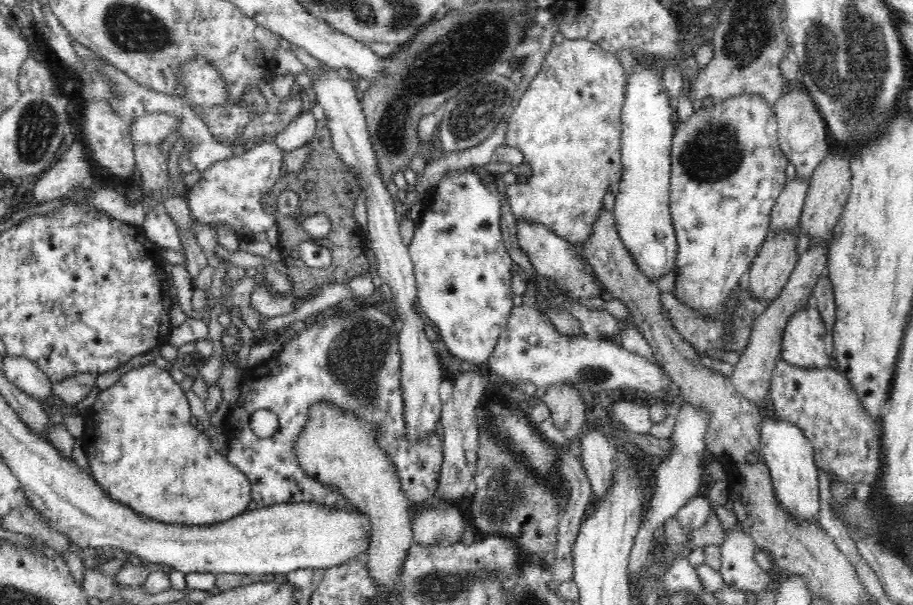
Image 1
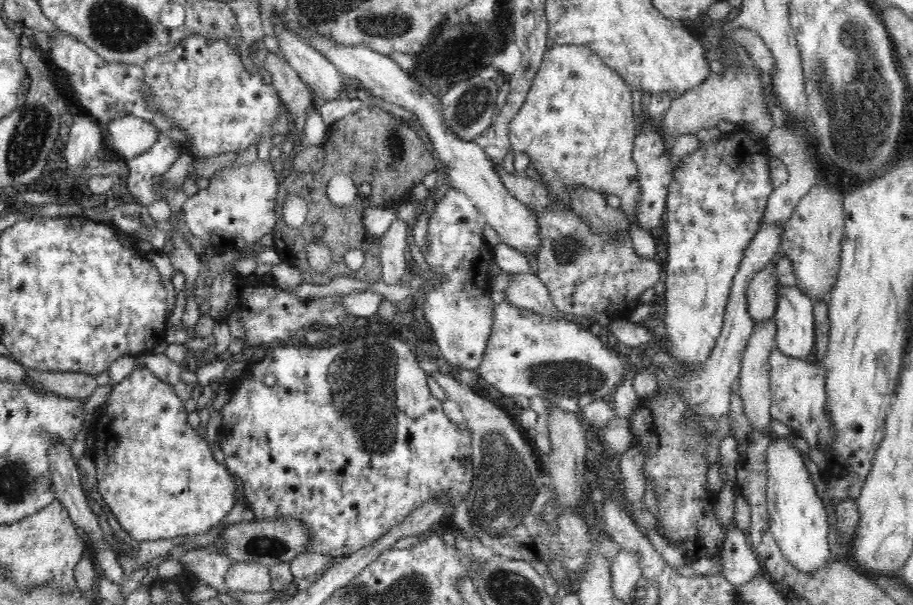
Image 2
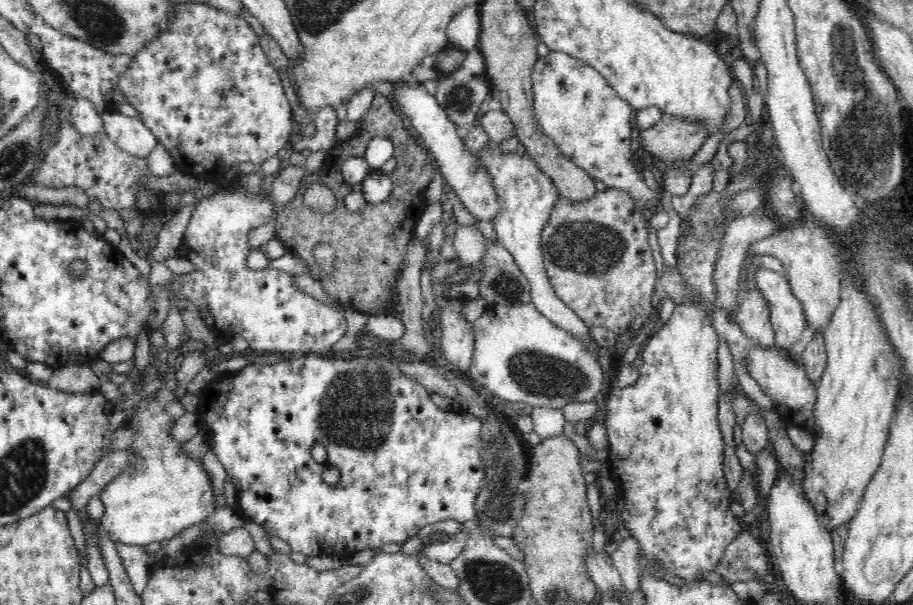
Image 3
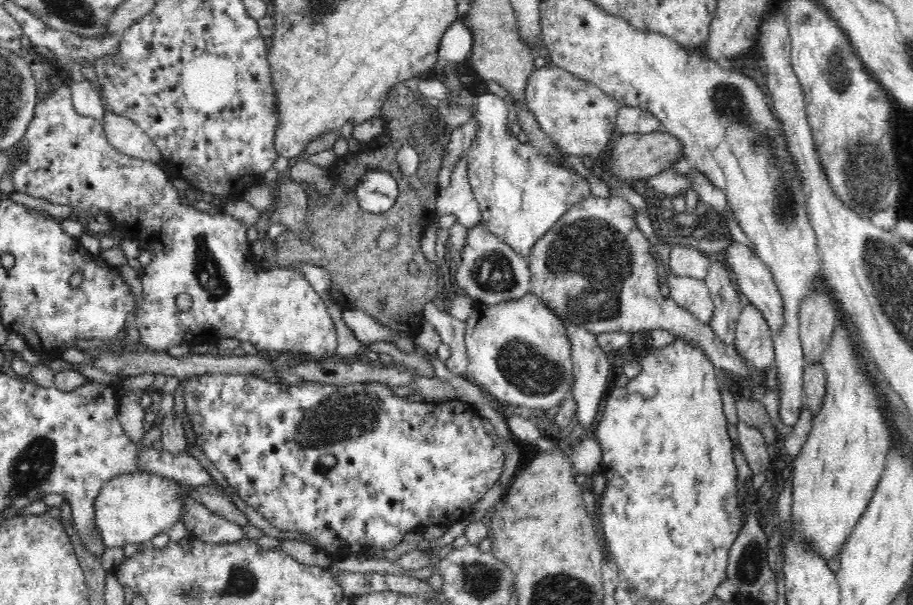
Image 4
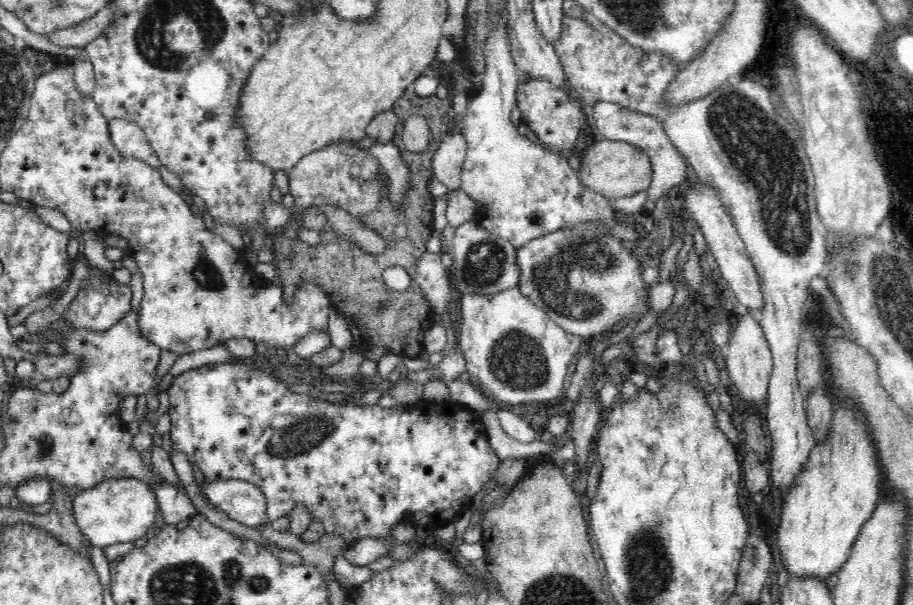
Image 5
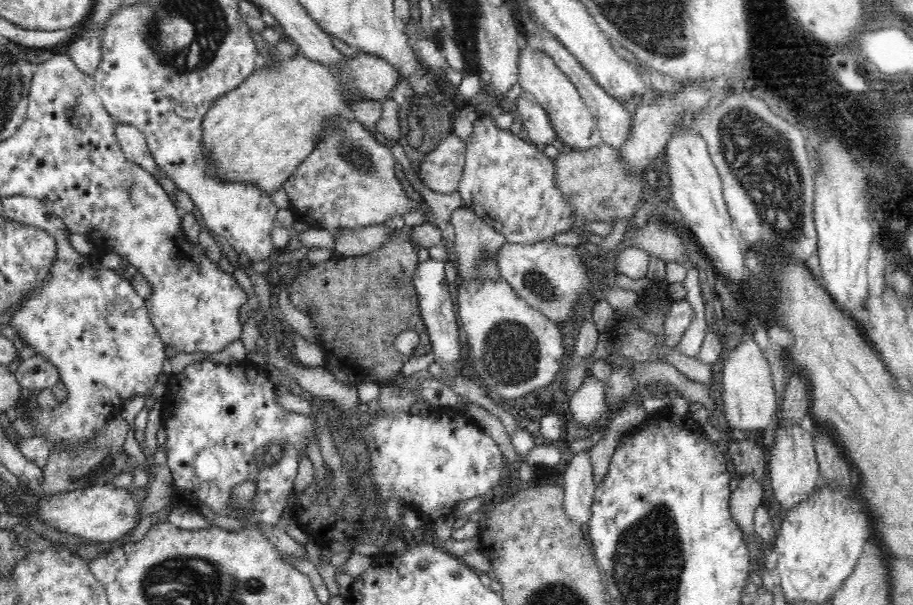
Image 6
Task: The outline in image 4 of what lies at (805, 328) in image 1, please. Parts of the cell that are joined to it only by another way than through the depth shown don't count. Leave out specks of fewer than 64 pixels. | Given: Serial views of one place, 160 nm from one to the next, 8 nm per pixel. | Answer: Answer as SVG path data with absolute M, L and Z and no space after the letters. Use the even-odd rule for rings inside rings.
M732 241L725 253L725 263L729 265L729 268L733 272L735 282L739 286L745 302L756 305L766 318L771 332L778 335L787 324L785 322L787 314L786 307L784 307L783 294L780 293L779 286L775 282L775 277L771 269L743 243Z

